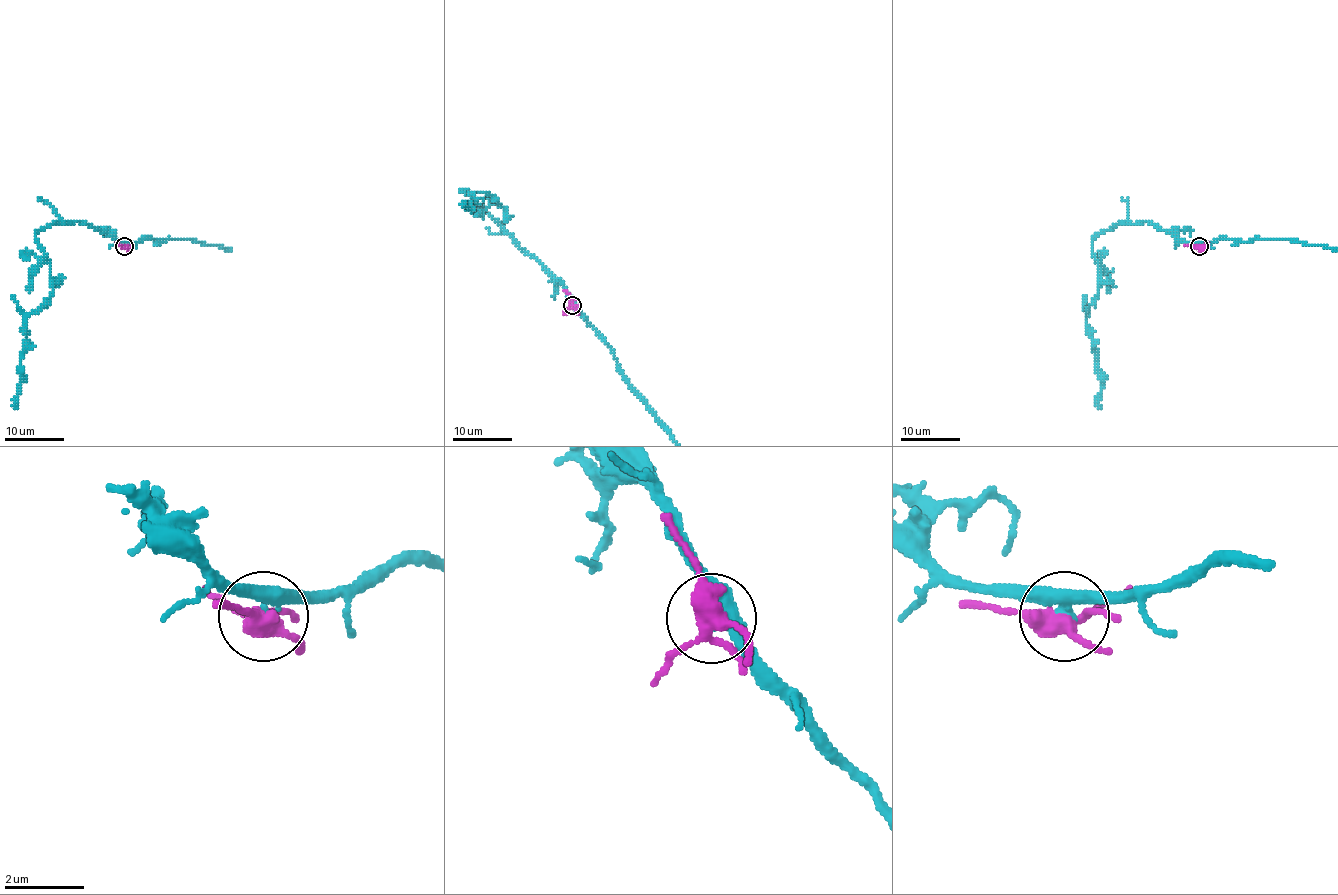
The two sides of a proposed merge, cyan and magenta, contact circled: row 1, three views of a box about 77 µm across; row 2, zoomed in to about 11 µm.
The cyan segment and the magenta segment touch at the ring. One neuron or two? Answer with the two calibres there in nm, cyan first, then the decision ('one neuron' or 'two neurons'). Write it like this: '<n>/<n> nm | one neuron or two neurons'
320/360 nm | two neurons

